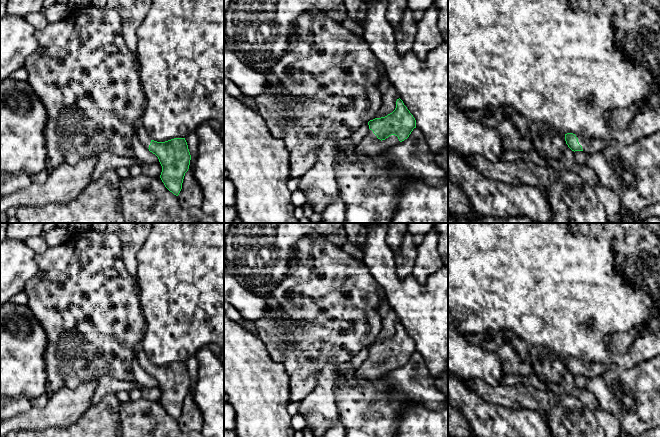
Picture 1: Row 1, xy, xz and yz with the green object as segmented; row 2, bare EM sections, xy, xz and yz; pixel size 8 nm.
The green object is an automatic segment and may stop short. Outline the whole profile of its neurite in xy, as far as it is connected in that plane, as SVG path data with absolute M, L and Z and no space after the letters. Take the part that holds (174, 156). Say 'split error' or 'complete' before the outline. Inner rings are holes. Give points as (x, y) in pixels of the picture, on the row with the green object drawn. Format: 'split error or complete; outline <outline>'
split error; outline M141 118L134 123L134 130L144 147L158 157L162 166L160 178L165 187L178 196L191 160L185 138L174 138L165 142L154 141L144 129Z

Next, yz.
split error; outline M573 133L565 134L565 141L572 151L584 151L587 154L592 154L602 150L608 143L607 139L583 139Z

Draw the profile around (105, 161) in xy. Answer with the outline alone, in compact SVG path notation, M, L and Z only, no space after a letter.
M101 152L96 156L96 163L94 167L93 176L91 181L98 180L106 171L116 170L124 166L130 168L133 165L144 164L135 157L120 156L115 153Z

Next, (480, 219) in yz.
M479 215L471 223L540 223L527 217L495 217Z

